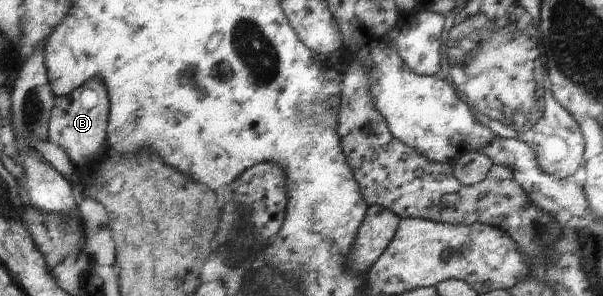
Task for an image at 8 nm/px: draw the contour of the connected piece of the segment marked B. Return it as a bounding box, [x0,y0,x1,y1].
[47,78,108,164]

